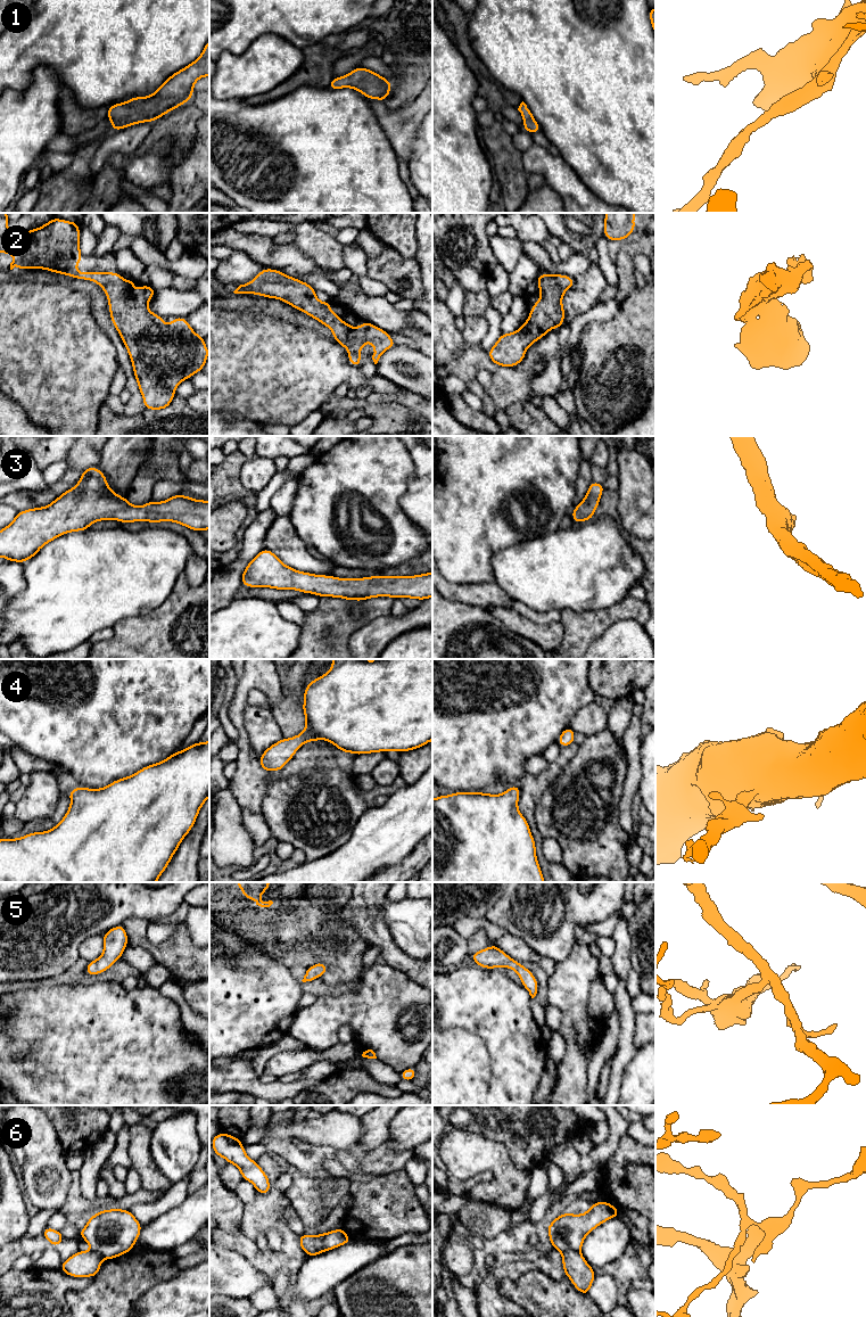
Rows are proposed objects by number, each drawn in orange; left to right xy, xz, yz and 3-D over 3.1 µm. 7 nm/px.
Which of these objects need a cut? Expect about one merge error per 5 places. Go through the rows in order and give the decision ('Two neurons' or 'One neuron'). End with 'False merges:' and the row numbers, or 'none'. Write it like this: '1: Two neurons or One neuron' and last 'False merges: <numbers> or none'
1: One neuron
2: One neuron
3: One neuron
4: One neuron
5: One neuron
6: Two neurons
False merges: 6

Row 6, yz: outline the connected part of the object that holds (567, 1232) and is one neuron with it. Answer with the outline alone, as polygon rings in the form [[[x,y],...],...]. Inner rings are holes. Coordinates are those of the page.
[[[607,1201],[595,1202],[583,1215],[563,1212],[547,1226],[551,1244],[562,1254],[570,1250],[580,1251],[584,1238],[594,1228],[619,1215],[620,1211]]]

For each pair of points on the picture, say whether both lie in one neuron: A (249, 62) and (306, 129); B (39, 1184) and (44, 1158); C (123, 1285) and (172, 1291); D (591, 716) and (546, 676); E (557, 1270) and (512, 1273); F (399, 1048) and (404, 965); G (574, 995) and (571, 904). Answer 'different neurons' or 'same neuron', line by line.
A: different neurons
B: same neuron
C: different neurons
D: different neurons
E: same neuron
F: different neurons
G: different neurons

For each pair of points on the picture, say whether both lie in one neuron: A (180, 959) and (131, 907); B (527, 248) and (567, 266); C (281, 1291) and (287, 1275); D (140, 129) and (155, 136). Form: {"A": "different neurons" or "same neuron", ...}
{"A": "different neurons", "B": "same neuron", "C": "same neuron", "D": "different neurons"}

